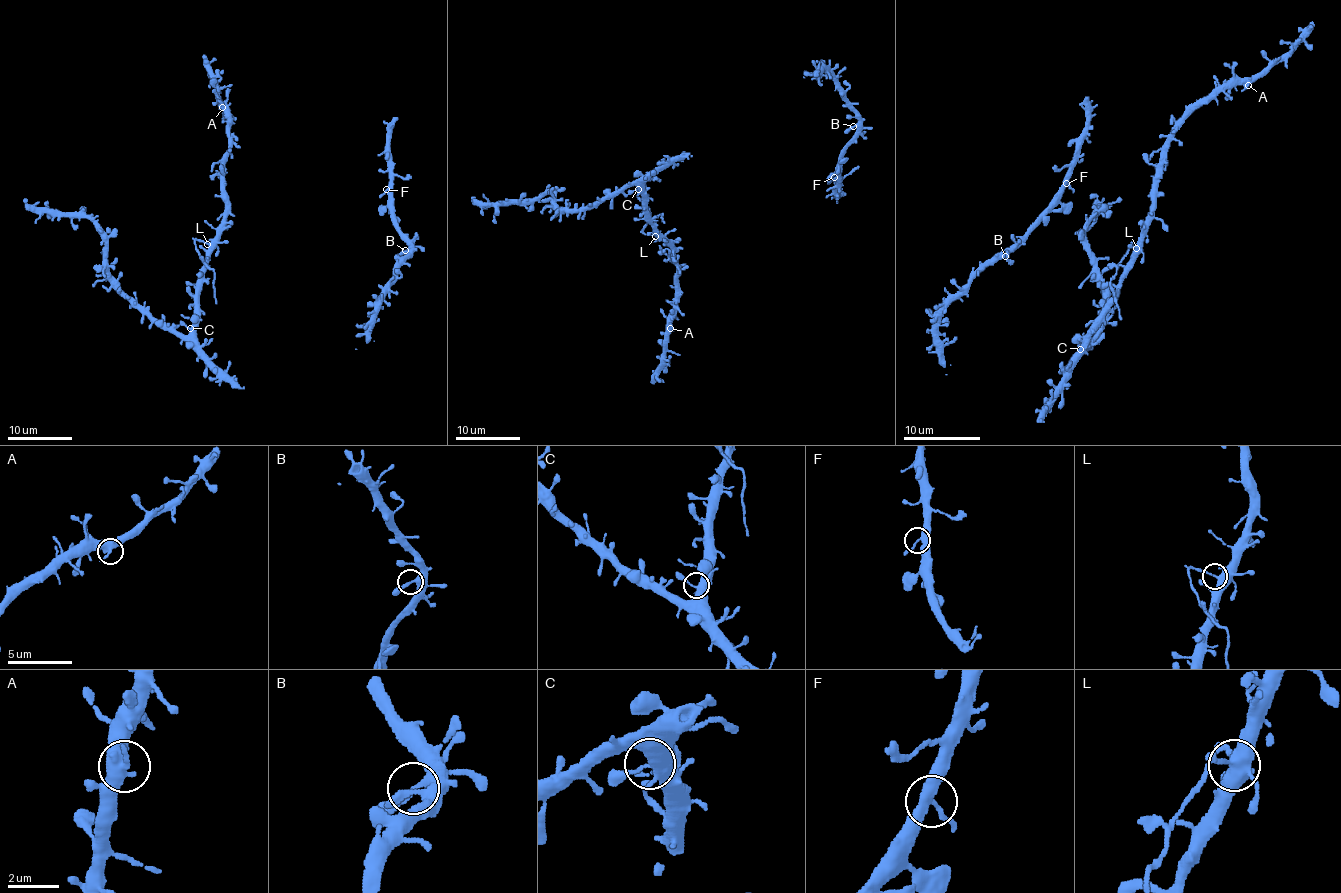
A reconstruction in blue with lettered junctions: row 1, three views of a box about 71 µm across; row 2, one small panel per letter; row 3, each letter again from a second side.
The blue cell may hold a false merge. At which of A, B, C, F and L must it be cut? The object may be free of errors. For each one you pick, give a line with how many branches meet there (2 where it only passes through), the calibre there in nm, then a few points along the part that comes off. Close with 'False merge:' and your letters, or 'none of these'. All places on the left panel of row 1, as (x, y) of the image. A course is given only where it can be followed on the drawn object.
L: Branches: 3. Thickness 360 nm. Course of the part to remove: (208, 244), (195, 239), (197, 252), (211, 270), (214, 279), (216, 303)
False merge: L

